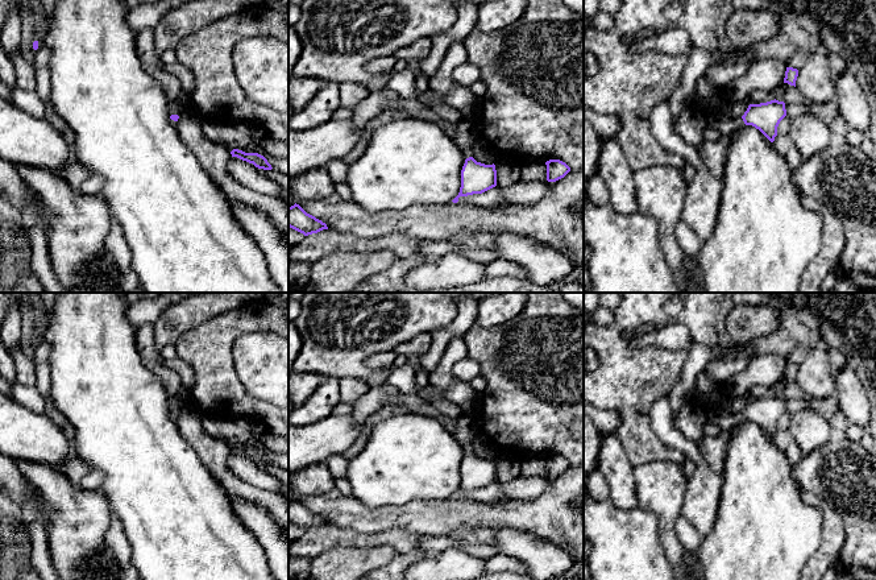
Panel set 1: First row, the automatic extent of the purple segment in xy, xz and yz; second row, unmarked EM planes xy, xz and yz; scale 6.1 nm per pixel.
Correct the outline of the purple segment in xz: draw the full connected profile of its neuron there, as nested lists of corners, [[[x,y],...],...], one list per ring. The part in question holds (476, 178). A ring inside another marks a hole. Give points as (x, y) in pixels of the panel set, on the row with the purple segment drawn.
[[[462,119],[453,124],[453,141],[464,152],[466,160],[461,170],[461,187],[458,195],[452,200],[458,202],[460,196],[482,194],[497,186],[495,165],[485,165],[473,158],[472,148],[478,140],[477,128],[473,121]]]

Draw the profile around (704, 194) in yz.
[[[668,102],[651,109],[649,124],[653,137],[665,150],[678,154],[696,167],[696,175],[688,183],[681,219],[702,241],[706,241],[714,233],[722,198],[722,179],[710,174],[701,161],[697,148],[674,132]]]

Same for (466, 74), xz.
[[[465,61],[453,70],[452,79],[458,84],[470,87],[481,82],[481,71],[478,67]]]

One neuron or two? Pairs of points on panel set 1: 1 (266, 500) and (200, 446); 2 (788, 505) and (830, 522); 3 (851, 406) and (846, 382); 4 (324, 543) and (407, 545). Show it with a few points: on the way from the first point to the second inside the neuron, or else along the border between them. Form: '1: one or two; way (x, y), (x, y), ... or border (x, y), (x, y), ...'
1: one; way (249, 493), (239, 489), (218, 468), (216, 463)
2: two; border (800, 496), (821, 514), (821, 543), (817, 549)
3: one; way (851, 401), (848, 388)
4: one; way (345, 539), (386, 539)

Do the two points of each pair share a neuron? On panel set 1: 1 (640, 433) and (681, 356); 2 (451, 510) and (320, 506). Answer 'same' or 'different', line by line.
1: same
2: same

